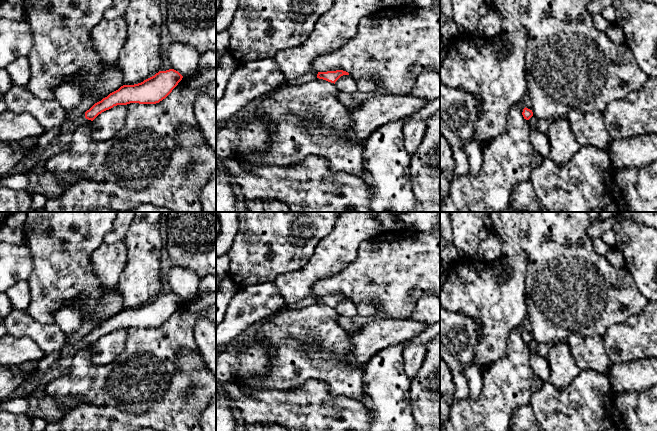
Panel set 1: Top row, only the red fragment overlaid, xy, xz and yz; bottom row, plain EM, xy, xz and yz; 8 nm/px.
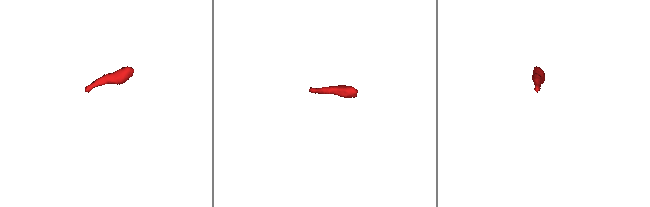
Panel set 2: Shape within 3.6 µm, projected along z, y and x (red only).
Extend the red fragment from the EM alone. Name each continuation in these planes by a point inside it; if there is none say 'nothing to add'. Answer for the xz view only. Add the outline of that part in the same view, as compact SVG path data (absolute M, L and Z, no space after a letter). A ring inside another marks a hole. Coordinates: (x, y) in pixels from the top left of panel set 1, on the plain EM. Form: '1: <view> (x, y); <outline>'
nothing to add

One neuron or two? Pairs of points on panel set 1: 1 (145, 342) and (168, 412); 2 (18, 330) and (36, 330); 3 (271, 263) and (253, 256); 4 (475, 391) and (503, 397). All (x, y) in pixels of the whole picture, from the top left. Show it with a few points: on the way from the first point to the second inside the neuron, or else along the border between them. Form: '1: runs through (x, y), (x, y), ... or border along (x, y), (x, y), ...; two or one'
1: border along (173, 375), (163, 397), (146, 412); two
2: runs through (22, 330), (32, 330); one
3: runs through (267, 260), (263, 256), (257, 256); one
4: border along (480, 368), (482, 390), (480, 395), (472, 402); two

